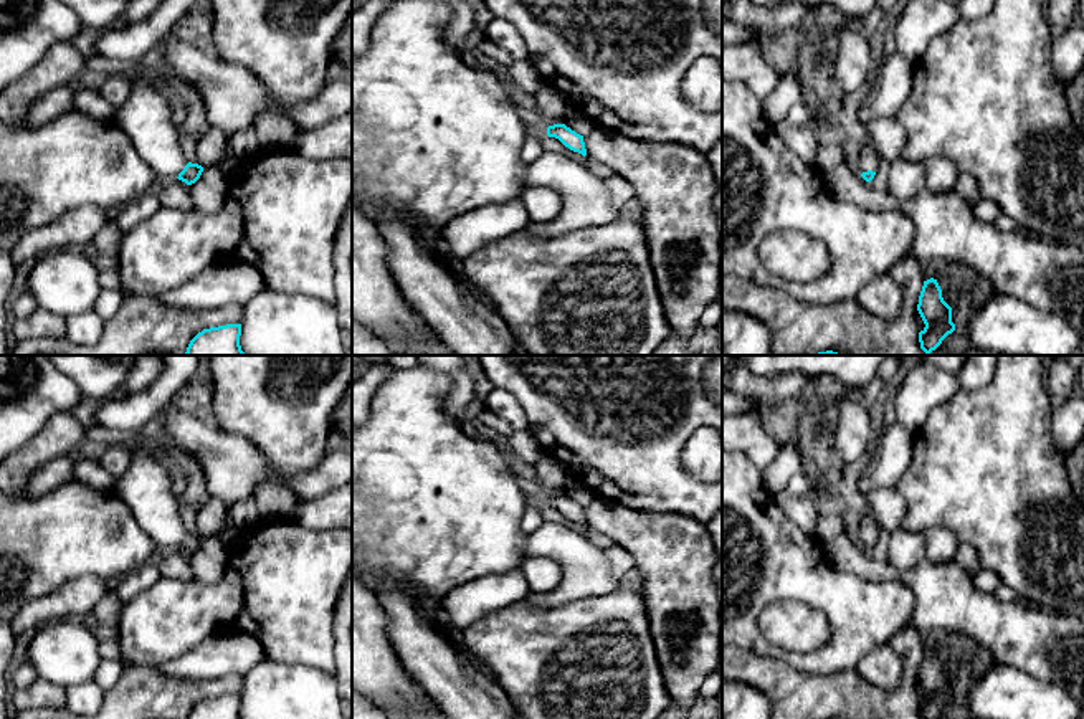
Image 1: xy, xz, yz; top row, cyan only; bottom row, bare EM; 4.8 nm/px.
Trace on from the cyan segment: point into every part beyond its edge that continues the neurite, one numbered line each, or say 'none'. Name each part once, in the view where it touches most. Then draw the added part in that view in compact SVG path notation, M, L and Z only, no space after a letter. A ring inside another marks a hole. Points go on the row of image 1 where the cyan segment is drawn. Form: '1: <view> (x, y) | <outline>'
1: xy (146, 116) | M144 74L132 76L131 96L112 117L140 157L165 182L177 180L188 164L178 144L177 126L170 122L170 117L167 98L150 86Z

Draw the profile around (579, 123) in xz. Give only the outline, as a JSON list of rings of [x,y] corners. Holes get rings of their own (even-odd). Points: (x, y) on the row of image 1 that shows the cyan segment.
[[[573,112],[572,116],[568,116],[563,124],[580,136],[587,136],[595,127],[598,127],[597,121],[593,121],[580,112]]]

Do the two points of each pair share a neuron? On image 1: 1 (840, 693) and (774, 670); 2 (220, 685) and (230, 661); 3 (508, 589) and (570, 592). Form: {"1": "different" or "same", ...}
{"1": "same", "2": "different", "3": "different"}

